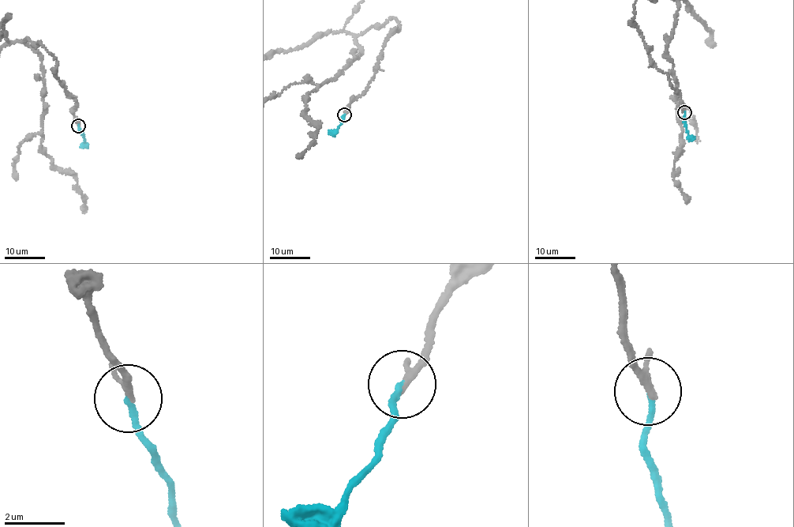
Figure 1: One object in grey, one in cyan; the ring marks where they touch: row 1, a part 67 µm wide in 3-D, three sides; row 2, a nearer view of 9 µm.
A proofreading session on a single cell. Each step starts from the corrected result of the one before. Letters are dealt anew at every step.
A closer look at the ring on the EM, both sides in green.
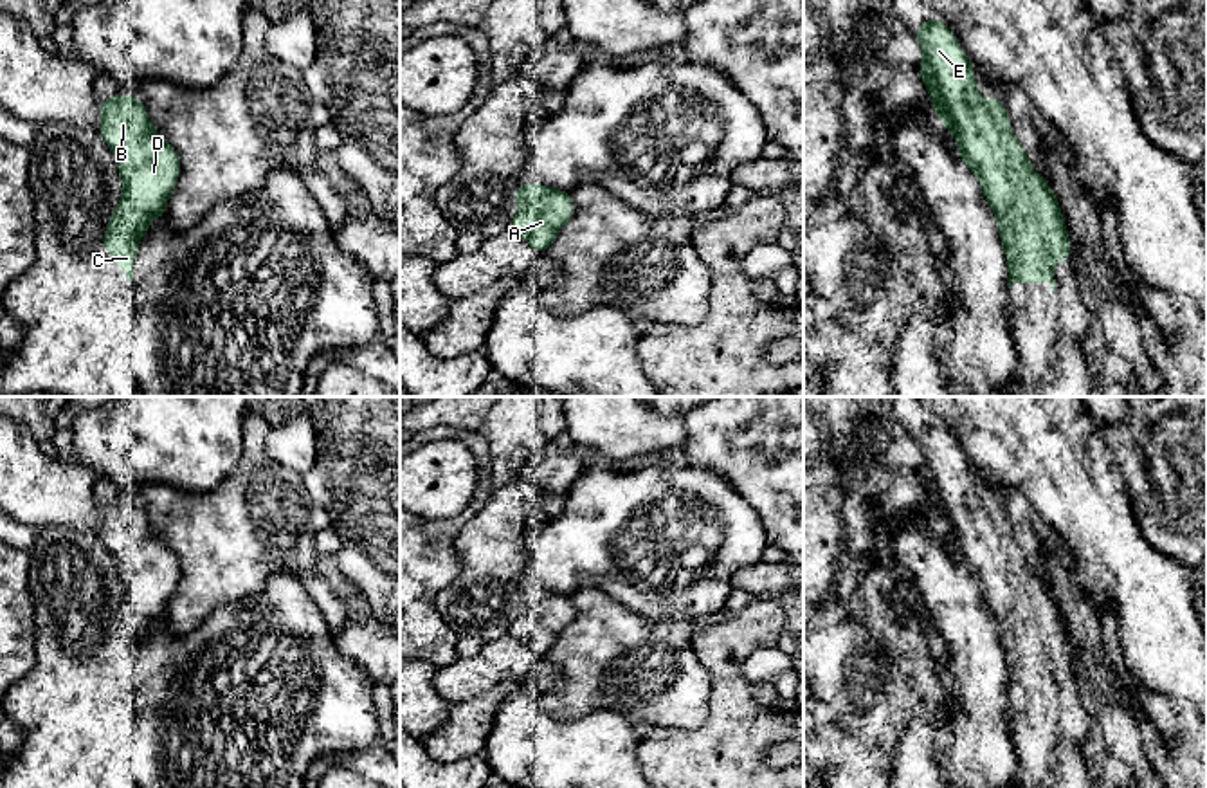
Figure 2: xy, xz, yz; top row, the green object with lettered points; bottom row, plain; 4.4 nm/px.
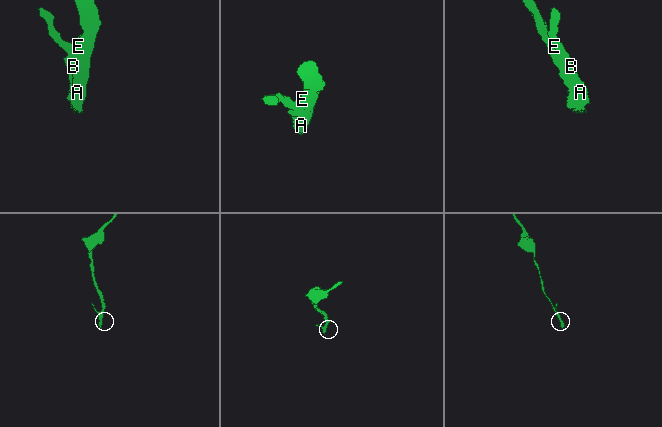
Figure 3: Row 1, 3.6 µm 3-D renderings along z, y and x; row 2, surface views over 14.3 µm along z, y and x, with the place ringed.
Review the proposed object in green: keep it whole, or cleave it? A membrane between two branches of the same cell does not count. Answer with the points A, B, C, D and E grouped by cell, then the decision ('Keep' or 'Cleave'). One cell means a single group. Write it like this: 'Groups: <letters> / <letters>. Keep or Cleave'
Groups: A B C D E. Keep

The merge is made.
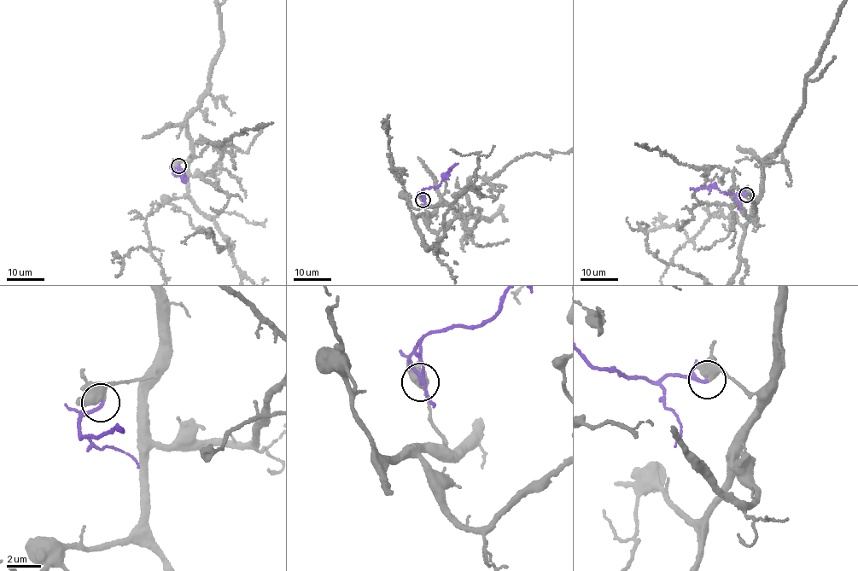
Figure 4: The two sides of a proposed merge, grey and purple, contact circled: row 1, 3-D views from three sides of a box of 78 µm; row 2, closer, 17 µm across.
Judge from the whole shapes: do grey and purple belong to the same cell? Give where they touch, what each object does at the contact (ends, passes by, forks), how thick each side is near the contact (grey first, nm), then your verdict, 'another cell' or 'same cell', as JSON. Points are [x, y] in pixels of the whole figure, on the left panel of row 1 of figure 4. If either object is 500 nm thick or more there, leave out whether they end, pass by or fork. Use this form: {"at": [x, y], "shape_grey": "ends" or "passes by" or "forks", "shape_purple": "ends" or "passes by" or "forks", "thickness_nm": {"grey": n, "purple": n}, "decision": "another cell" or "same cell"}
{"at": [178, 166], "shape_grey": "passes by", "shape_purple": "ends", "thickness_nm": {"grey": 460, "purple": 190}, "decision": "same cell"}

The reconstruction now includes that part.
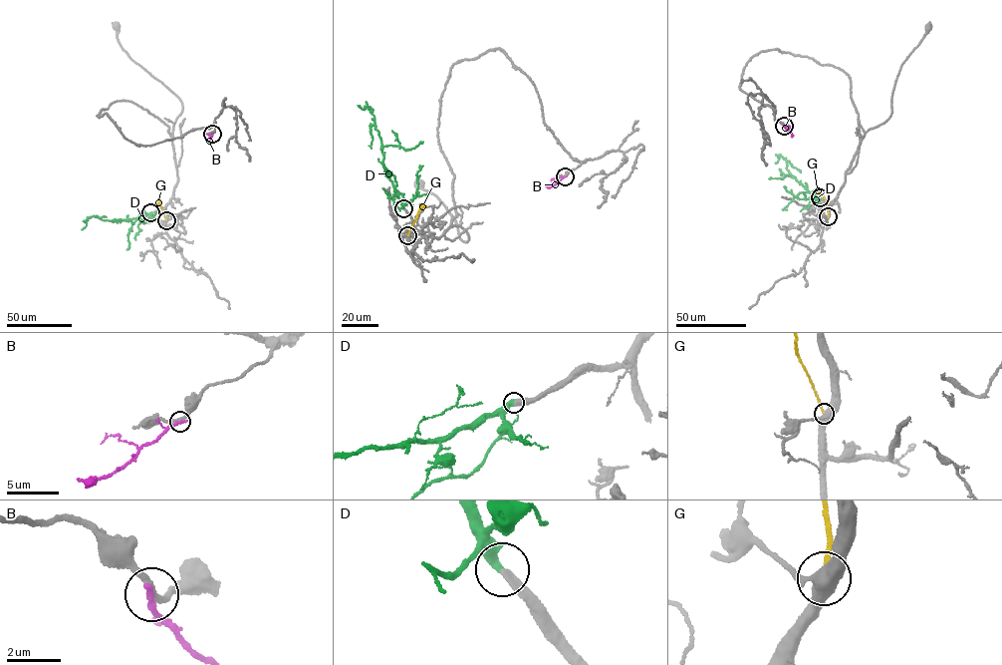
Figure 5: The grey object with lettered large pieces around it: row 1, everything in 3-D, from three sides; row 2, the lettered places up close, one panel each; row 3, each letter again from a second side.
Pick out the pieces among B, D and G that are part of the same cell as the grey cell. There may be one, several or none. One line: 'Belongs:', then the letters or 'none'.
Belongs: D

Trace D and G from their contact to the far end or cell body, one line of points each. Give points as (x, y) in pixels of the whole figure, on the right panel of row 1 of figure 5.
D: (820, 197), (791, 175), (785, 159), (778, 155), (775, 163)
G: (828, 216), (827, 201), (818, 187)

